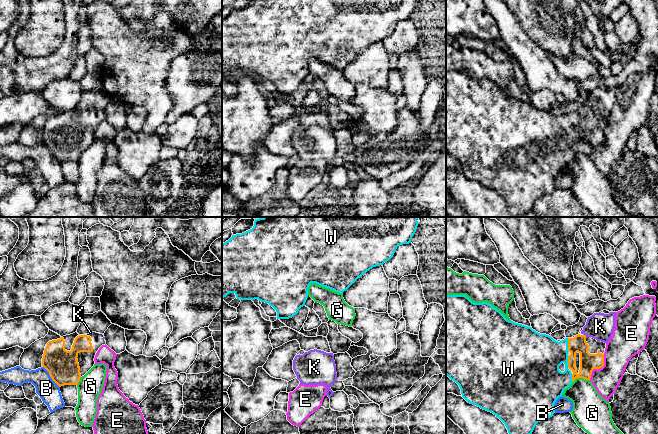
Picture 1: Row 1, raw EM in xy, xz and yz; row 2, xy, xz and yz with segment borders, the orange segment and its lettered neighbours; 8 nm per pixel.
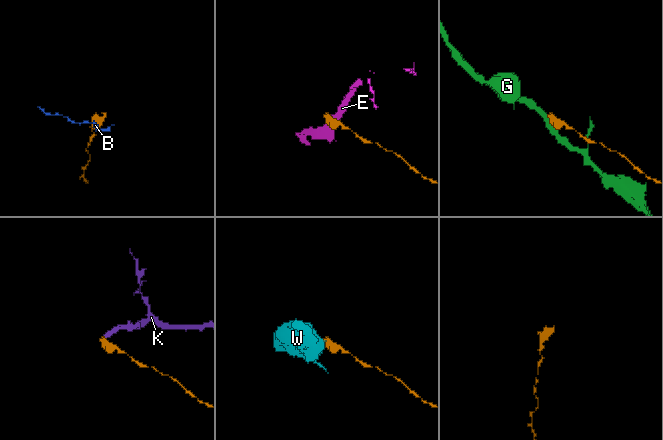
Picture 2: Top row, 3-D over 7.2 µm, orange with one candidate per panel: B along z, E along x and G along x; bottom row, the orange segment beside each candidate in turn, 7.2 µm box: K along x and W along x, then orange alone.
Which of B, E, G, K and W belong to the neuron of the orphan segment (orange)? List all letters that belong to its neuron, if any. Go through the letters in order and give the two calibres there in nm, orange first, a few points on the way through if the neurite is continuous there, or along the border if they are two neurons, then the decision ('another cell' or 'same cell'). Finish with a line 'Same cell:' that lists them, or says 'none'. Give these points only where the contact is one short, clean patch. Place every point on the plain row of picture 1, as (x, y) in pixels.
B: calibres 260 and 170 nm; border xy (43, 142), (51, 155), (59, 163); another cell
E: calibres 140 and 240 nm; border yz (604, 130), (604, 140), (594, 145), (589, 155); another cell
G: calibres 140 and 260 nm; border yz (589, 156), (576, 154), (573, 158); another cell
K: calibres 140 and 220 nm; way yz (588, 138), (583, 127), (585, 111), (591, 105), (600, 102); same cell
W: calibres 140 and 360 nm; way yz (588, 138), (575, 121), (568, 121), (556, 129), (539, 132); same cell
Same cell: K, W

